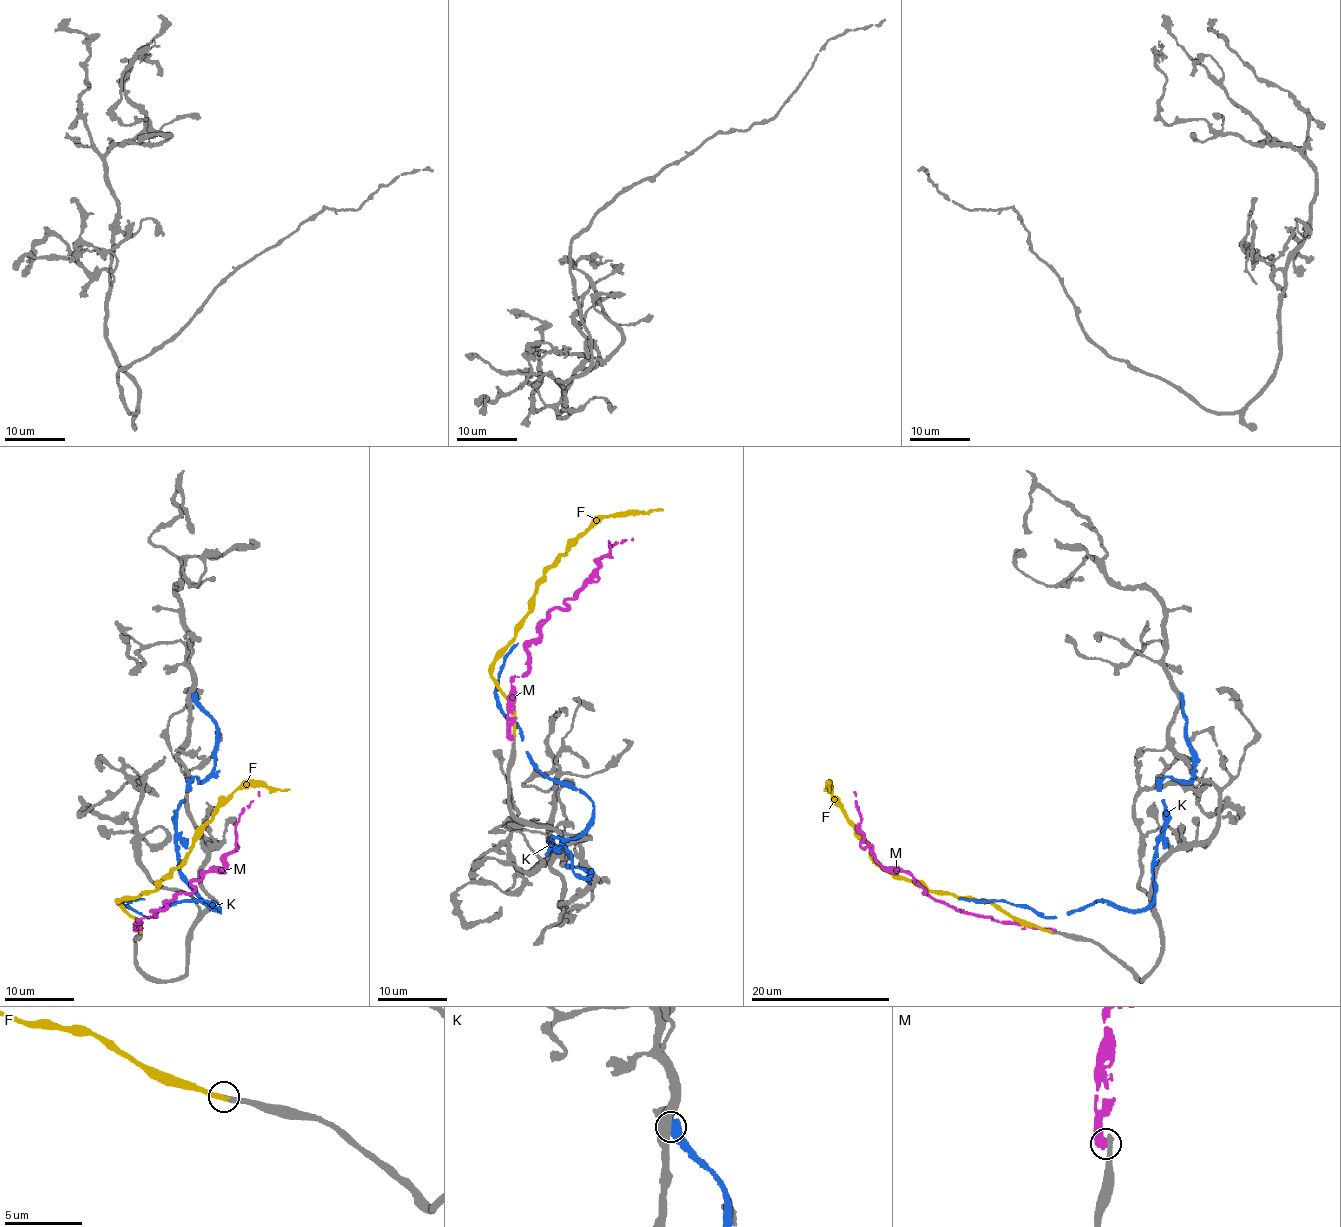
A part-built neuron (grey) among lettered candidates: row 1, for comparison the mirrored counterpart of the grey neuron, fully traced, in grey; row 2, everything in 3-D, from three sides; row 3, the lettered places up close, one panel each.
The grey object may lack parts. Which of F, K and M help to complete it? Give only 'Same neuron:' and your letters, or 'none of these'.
Same neuron: F

